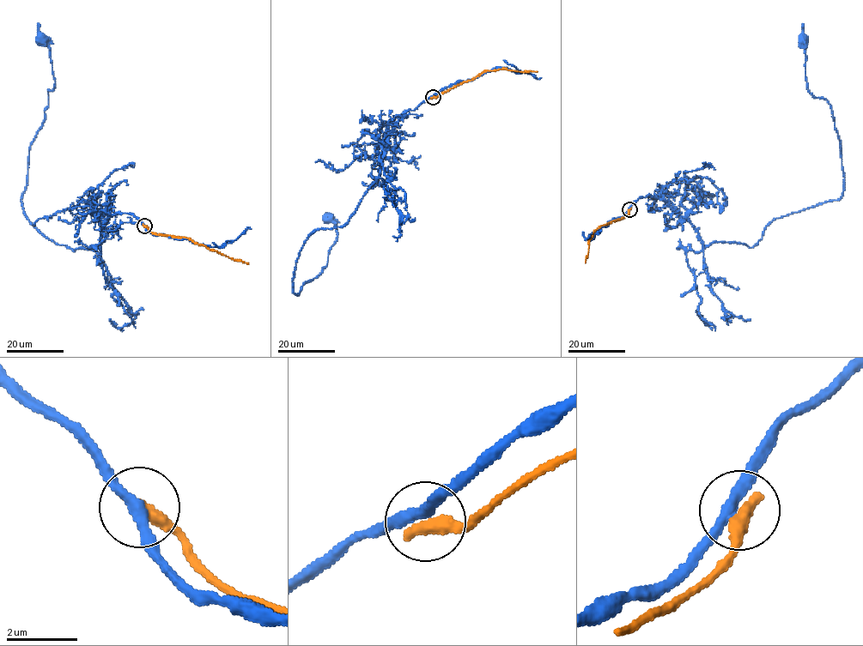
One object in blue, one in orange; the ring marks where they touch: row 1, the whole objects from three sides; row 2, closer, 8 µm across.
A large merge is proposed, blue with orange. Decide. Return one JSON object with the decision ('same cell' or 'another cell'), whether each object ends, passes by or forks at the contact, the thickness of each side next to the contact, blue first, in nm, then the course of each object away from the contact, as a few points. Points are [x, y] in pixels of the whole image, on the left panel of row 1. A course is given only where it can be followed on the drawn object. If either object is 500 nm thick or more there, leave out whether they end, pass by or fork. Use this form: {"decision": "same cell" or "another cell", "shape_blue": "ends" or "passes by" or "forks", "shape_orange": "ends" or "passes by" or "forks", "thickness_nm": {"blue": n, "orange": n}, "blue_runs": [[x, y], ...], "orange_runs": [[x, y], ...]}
{"decision": "another cell", "shape_blue": "passes by", "shape_orange": "ends", "thickness_nm": {"blue": 300, "orange": 440}, "blue_runs": [[144, 226], [112, 215], [100, 256], [57, 244], [27, 220], [29, 147], [54, 82], [39, 38]], "orange_runs": [[144, 226], [155, 234], [190, 238], [195, 244], [249, 263]]}

